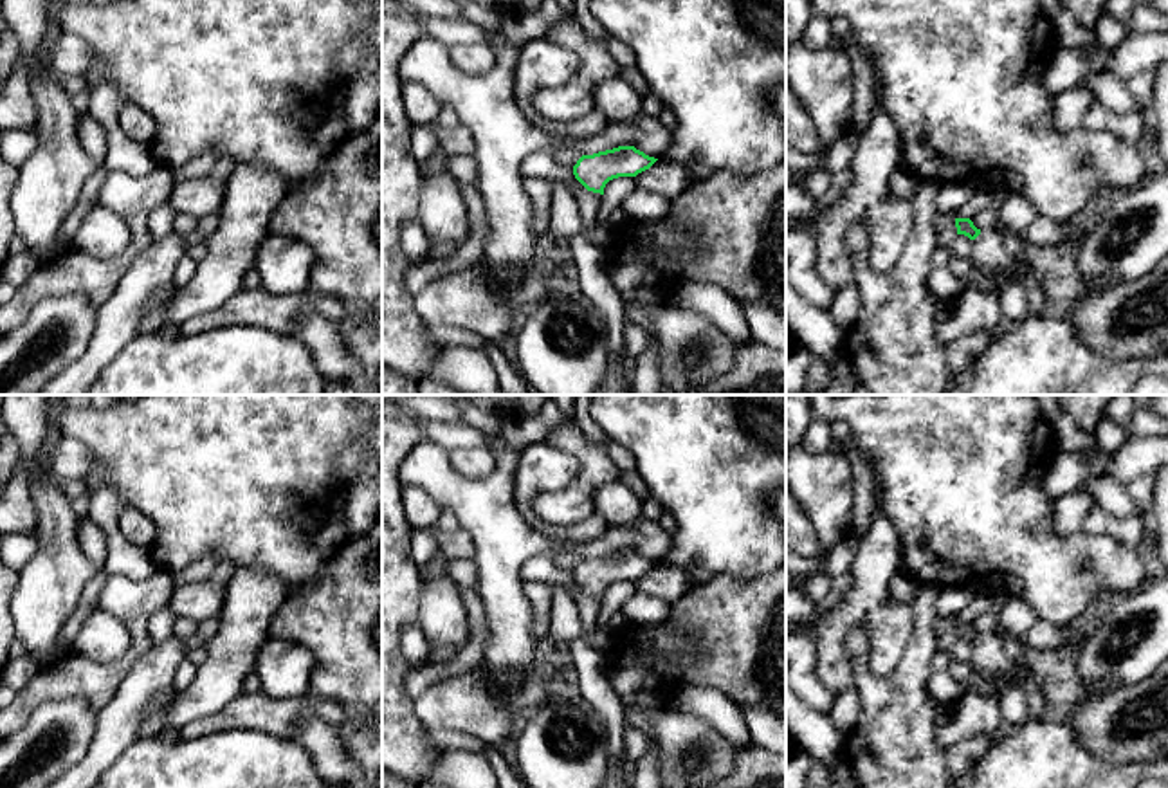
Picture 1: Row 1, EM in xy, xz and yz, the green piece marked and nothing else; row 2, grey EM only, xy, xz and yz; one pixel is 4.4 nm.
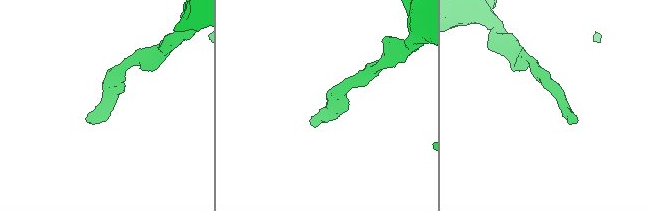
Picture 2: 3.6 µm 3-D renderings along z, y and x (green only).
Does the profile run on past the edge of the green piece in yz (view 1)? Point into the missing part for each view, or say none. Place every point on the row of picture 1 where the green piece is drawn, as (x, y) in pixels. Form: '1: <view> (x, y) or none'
1: yz (988, 251)

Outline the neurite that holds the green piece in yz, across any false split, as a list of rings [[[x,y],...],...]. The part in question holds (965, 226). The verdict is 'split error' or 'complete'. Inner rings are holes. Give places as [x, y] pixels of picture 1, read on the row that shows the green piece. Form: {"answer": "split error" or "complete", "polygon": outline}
{"answer": "split error", "polygon": [[[955,218],[955,227],[957,234],[964,234],[972,240],[972,261],[982,269],[993,270],[1000,285],[1018,274],[1020,261],[1006,252],[1000,233],[991,229],[981,231],[970,218]]]}

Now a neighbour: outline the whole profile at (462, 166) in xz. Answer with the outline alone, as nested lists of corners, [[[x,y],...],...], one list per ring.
[[[451,155],[447,157],[447,168],[456,177],[458,182],[474,186],[478,184],[476,162],[469,155]]]

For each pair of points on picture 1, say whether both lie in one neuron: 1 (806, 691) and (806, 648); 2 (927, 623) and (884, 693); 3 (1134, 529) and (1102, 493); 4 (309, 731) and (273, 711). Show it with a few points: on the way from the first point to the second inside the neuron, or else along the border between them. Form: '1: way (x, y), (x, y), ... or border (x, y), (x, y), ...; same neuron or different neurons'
1: way (806, 680), (806, 659); same neuron
2: way (923, 641), (916, 660), (902, 675); same neuron
3: border (1094, 503), (1113, 514), (1140, 518); different neurons
4: way (300, 722), (296, 718), (282, 718); same neuron

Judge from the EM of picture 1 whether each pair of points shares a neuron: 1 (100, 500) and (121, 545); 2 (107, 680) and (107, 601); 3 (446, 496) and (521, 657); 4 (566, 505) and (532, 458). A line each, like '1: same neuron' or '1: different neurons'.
1: same neuron
2: same neuron
3: same neuron
4: different neurons

